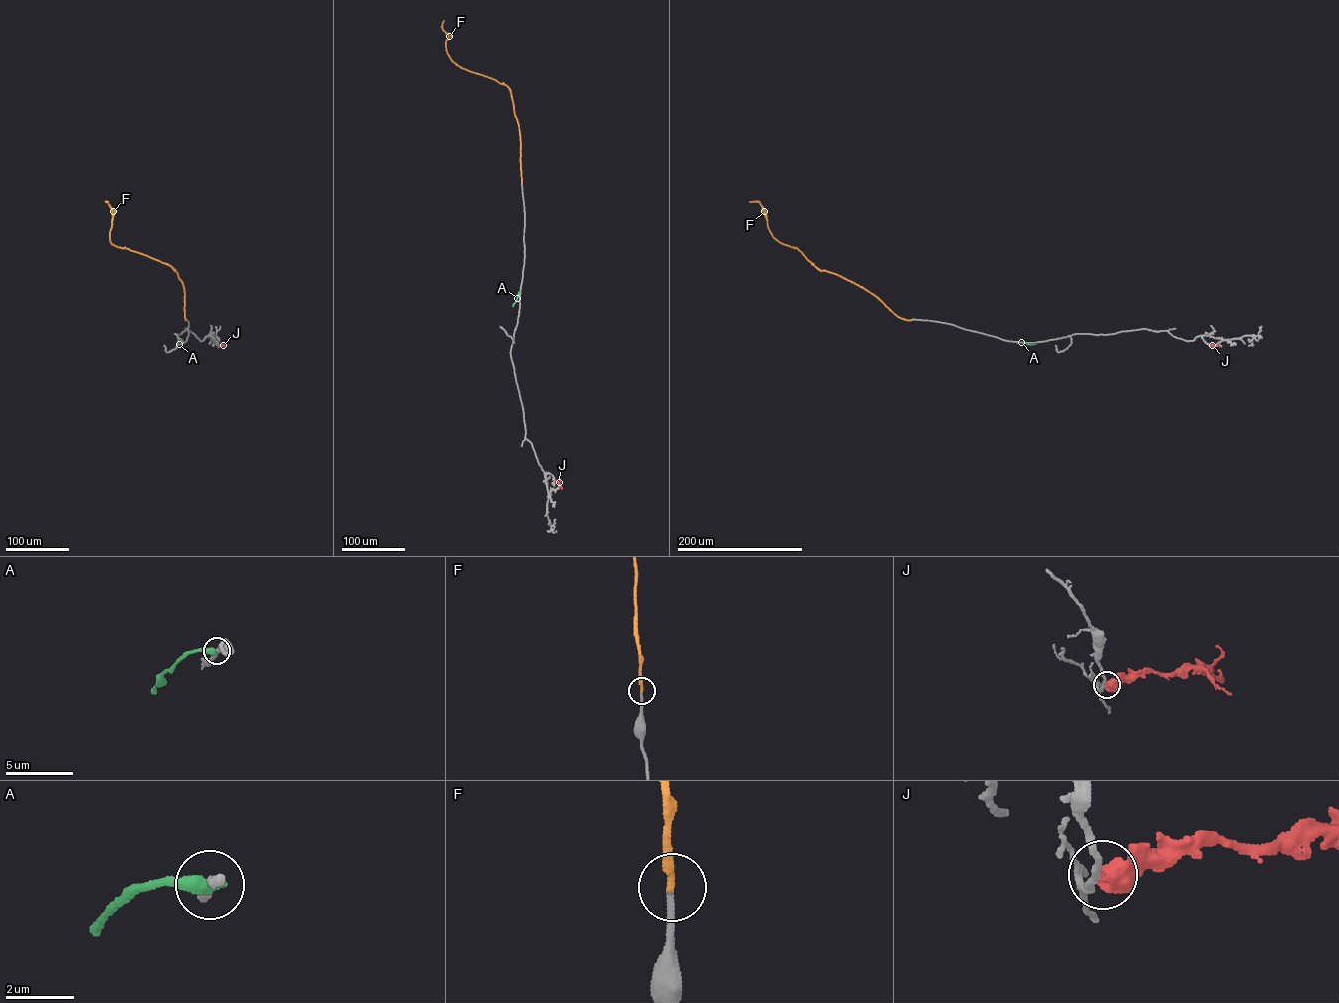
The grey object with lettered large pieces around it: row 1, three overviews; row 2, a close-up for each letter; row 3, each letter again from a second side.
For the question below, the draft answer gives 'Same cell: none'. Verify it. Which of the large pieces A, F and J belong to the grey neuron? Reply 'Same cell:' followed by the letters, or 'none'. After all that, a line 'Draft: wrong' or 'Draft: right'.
Same cell: none
Draft: right

